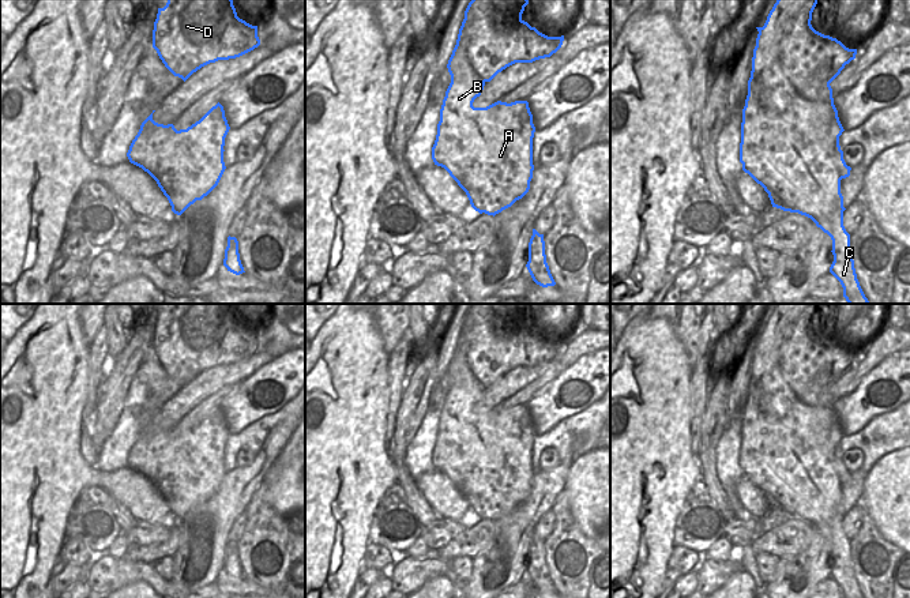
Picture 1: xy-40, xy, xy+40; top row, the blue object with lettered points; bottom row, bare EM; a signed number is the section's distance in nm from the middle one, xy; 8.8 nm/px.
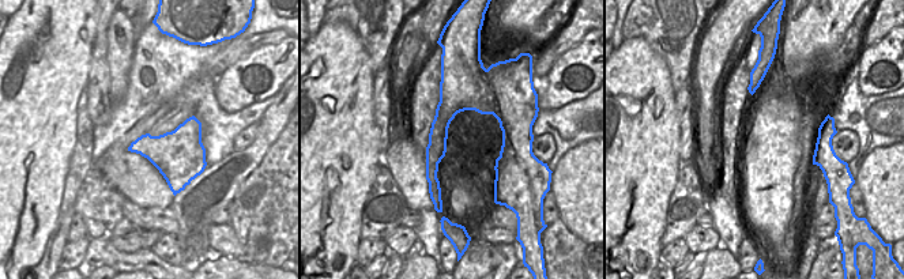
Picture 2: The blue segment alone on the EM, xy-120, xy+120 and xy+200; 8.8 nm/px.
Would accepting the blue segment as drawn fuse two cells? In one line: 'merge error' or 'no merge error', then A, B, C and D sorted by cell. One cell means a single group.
merge error | A B C / D

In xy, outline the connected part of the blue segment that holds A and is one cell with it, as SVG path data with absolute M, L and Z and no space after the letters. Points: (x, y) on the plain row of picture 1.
M460 331L456 350L447 373L451 388L440 414L437 440L432 452L435 470L444 473L466 497L471 512L480 519L496 520L522 504L533 484L533 420L527 406L497 406L486 413L474 413L485 385L469 365L473 335Z

